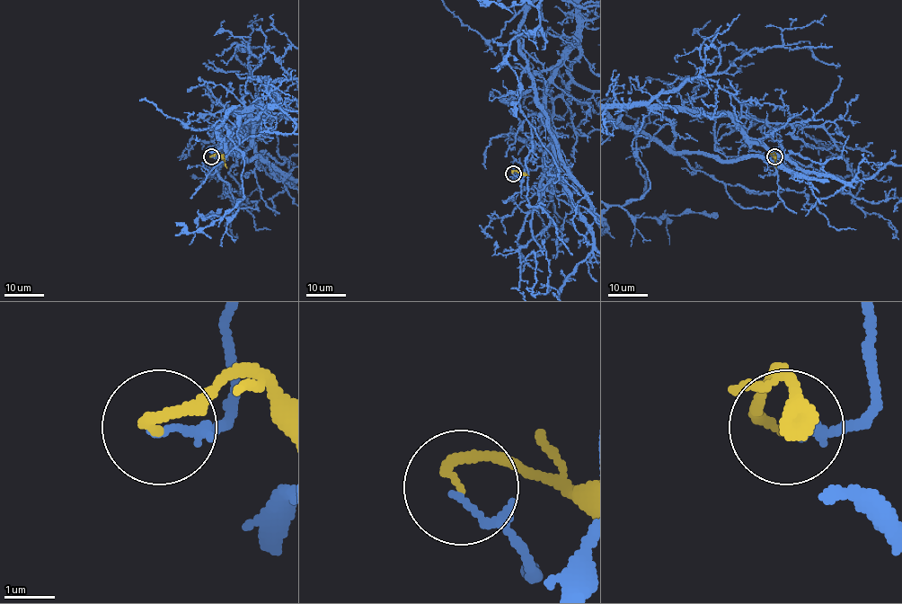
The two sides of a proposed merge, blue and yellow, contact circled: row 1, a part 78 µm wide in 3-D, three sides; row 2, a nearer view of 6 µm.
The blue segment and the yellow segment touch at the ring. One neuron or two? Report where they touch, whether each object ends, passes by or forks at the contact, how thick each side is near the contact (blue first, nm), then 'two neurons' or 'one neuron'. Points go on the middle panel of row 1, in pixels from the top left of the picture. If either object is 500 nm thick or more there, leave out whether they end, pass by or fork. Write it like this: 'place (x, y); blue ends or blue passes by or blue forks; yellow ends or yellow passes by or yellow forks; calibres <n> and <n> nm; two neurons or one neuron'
place (513, 173); blue passes by; yellow ends; calibres 90 and 180 nm; two neurons

